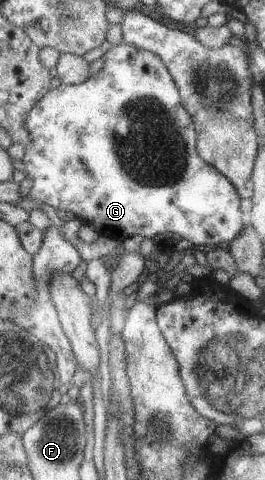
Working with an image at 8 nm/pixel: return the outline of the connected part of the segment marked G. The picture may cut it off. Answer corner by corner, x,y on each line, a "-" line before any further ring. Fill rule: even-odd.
120,44
112,46
104,54
105,63
99,72
93,73
92,77
81,84
62,84
53,88
52,91
32,111
26,119
26,127
30,129
32,143
24,147
25,174
32,179
30,198
44,209
62,209
72,211
82,223
91,226
98,234
126,239
132,235
141,235
143,238
152,238
160,233
176,233
180,237
190,241
196,246
216,247
222,243
230,244
238,235
246,229
249,223
248,215
240,209
241,195
237,187
224,175
218,171
217,167
206,163
206,160
198,151
198,132
196,123
188,114
185,107
185,100
182,99
181,91
177,80
166,62
156,53
136,47
136,45

